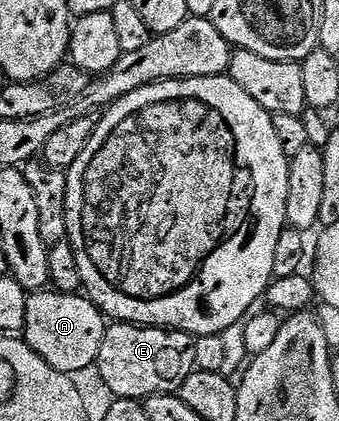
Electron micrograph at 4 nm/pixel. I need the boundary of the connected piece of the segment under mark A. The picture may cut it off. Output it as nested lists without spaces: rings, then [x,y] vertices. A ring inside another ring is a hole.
[[[44,289],[28,294],[21,335],[41,358],[53,365],[53,369],[75,377],[78,371],[96,366],[107,328],[103,312],[86,294]]]

